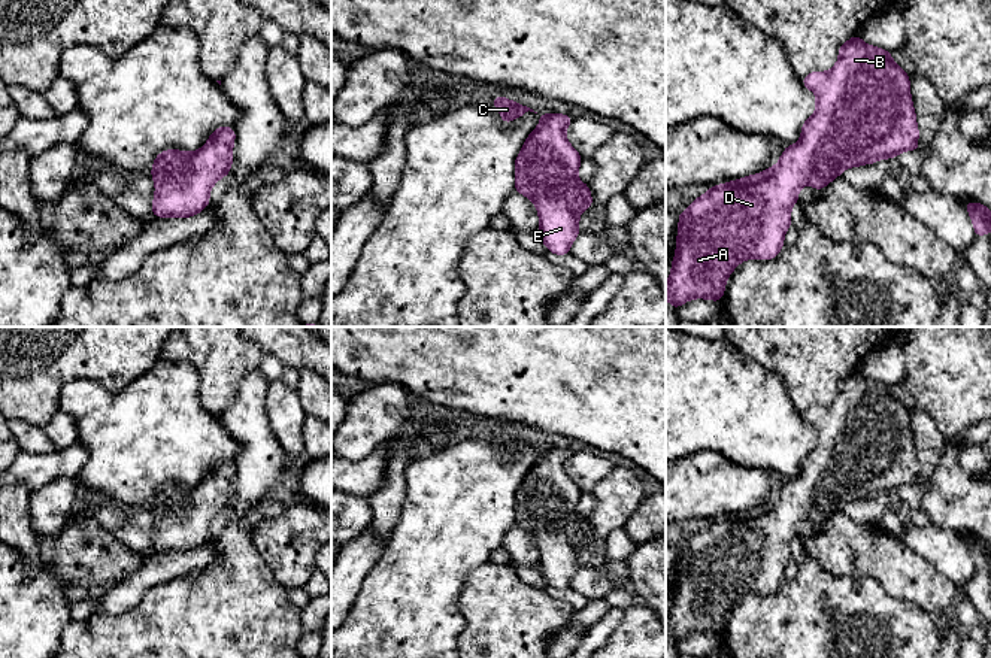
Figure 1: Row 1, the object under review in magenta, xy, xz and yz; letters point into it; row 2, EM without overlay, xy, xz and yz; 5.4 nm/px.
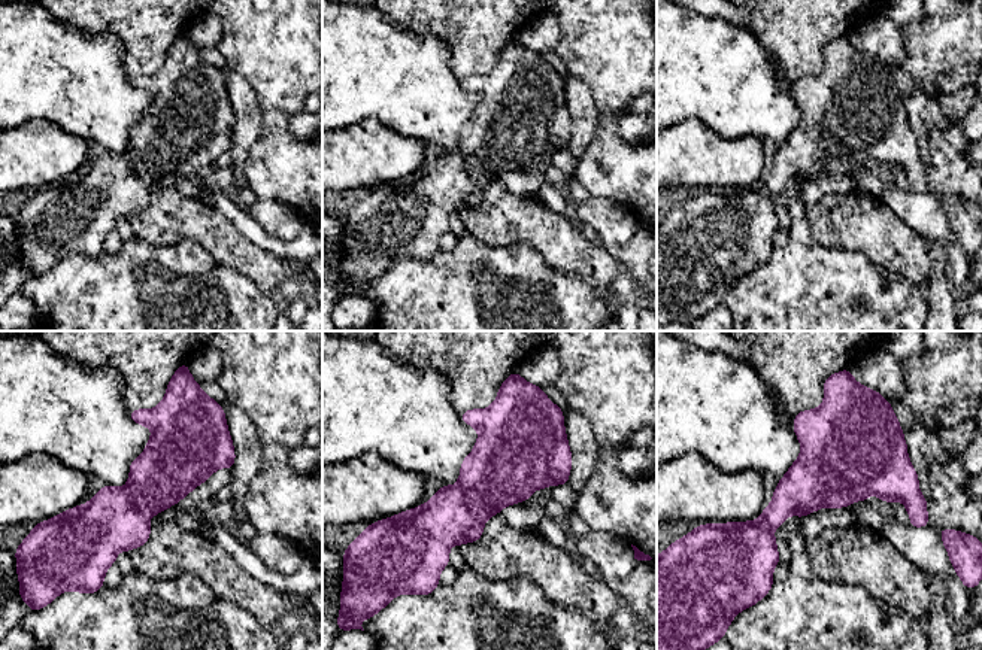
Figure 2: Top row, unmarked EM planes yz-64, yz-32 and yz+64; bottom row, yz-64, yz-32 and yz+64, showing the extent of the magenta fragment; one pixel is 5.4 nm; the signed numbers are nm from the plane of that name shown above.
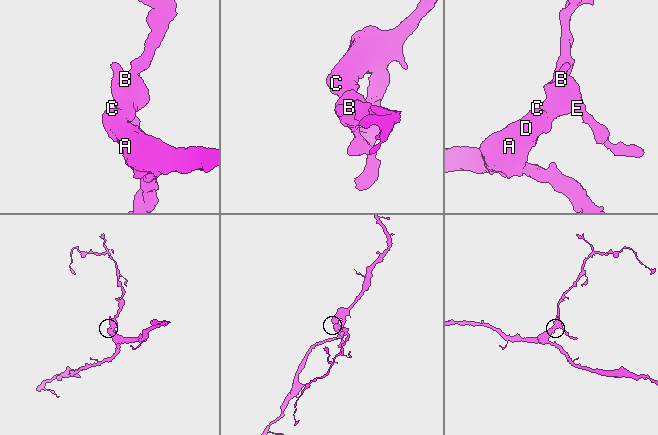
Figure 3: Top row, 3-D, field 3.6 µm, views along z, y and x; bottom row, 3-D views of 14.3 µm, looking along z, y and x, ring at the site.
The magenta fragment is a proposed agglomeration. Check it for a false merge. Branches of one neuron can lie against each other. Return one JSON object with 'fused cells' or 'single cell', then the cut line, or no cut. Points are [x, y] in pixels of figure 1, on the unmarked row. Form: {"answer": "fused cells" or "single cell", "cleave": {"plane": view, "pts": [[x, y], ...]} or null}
{"answer": "single cell", "cleave": null}

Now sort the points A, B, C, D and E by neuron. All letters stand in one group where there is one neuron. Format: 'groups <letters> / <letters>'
groups A B C D E

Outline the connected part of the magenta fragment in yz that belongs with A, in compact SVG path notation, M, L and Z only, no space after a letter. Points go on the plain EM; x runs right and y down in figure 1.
M857 369L839 380L839 394L828 406L810 406L801 413L803 419L816 430L813 449L803 457L800 474L788 479L776 500L761 507L745 510L721 519L713 519L695 533L682 548L672 607L666 618L666 634L676 643L693 633L721 637L725 616L731 606L745 594L773 594L784 580L785 565L793 560L791 540L798 537L798 525L810 519L821 525L849 501L873 498L882 492L897 492L903 485L919 485L916 448L910 431L910 413L900 403L891 386L870 380Z

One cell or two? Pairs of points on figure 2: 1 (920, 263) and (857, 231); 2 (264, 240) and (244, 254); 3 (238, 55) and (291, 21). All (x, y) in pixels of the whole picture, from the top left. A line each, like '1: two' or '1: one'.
1: one
2: two
3: one

